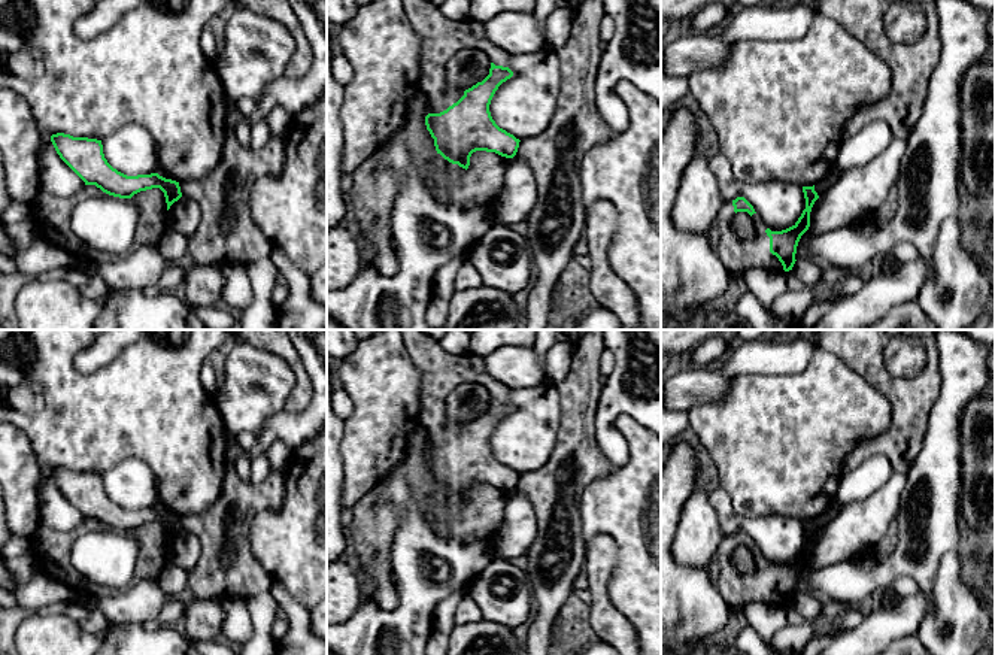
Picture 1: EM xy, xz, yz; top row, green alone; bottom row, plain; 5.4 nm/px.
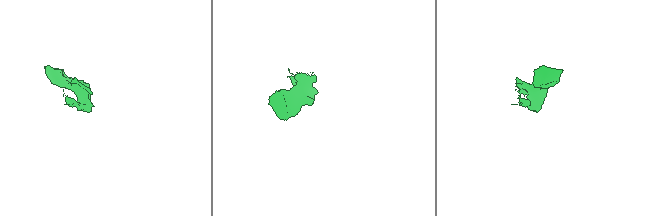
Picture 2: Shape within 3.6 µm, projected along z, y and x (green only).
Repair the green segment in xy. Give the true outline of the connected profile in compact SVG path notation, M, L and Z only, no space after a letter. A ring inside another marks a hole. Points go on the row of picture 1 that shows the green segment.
M57 133L51 136L51 142L60 158L85 185L95 185L109 195L131 198L140 191L160 188L164 192L167 210L182 197L179 182L158 173L127 176L113 169L104 158L101 140Z

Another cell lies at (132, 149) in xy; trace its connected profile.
M122 125L101 145L107 163L127 176L151 175L160 167L155 140L142 125Z

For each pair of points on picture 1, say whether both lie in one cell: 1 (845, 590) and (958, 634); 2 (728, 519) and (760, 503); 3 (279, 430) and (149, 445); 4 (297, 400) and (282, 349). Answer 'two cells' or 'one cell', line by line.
1: one cell
2: two cells
3: two cells
4: one cell

